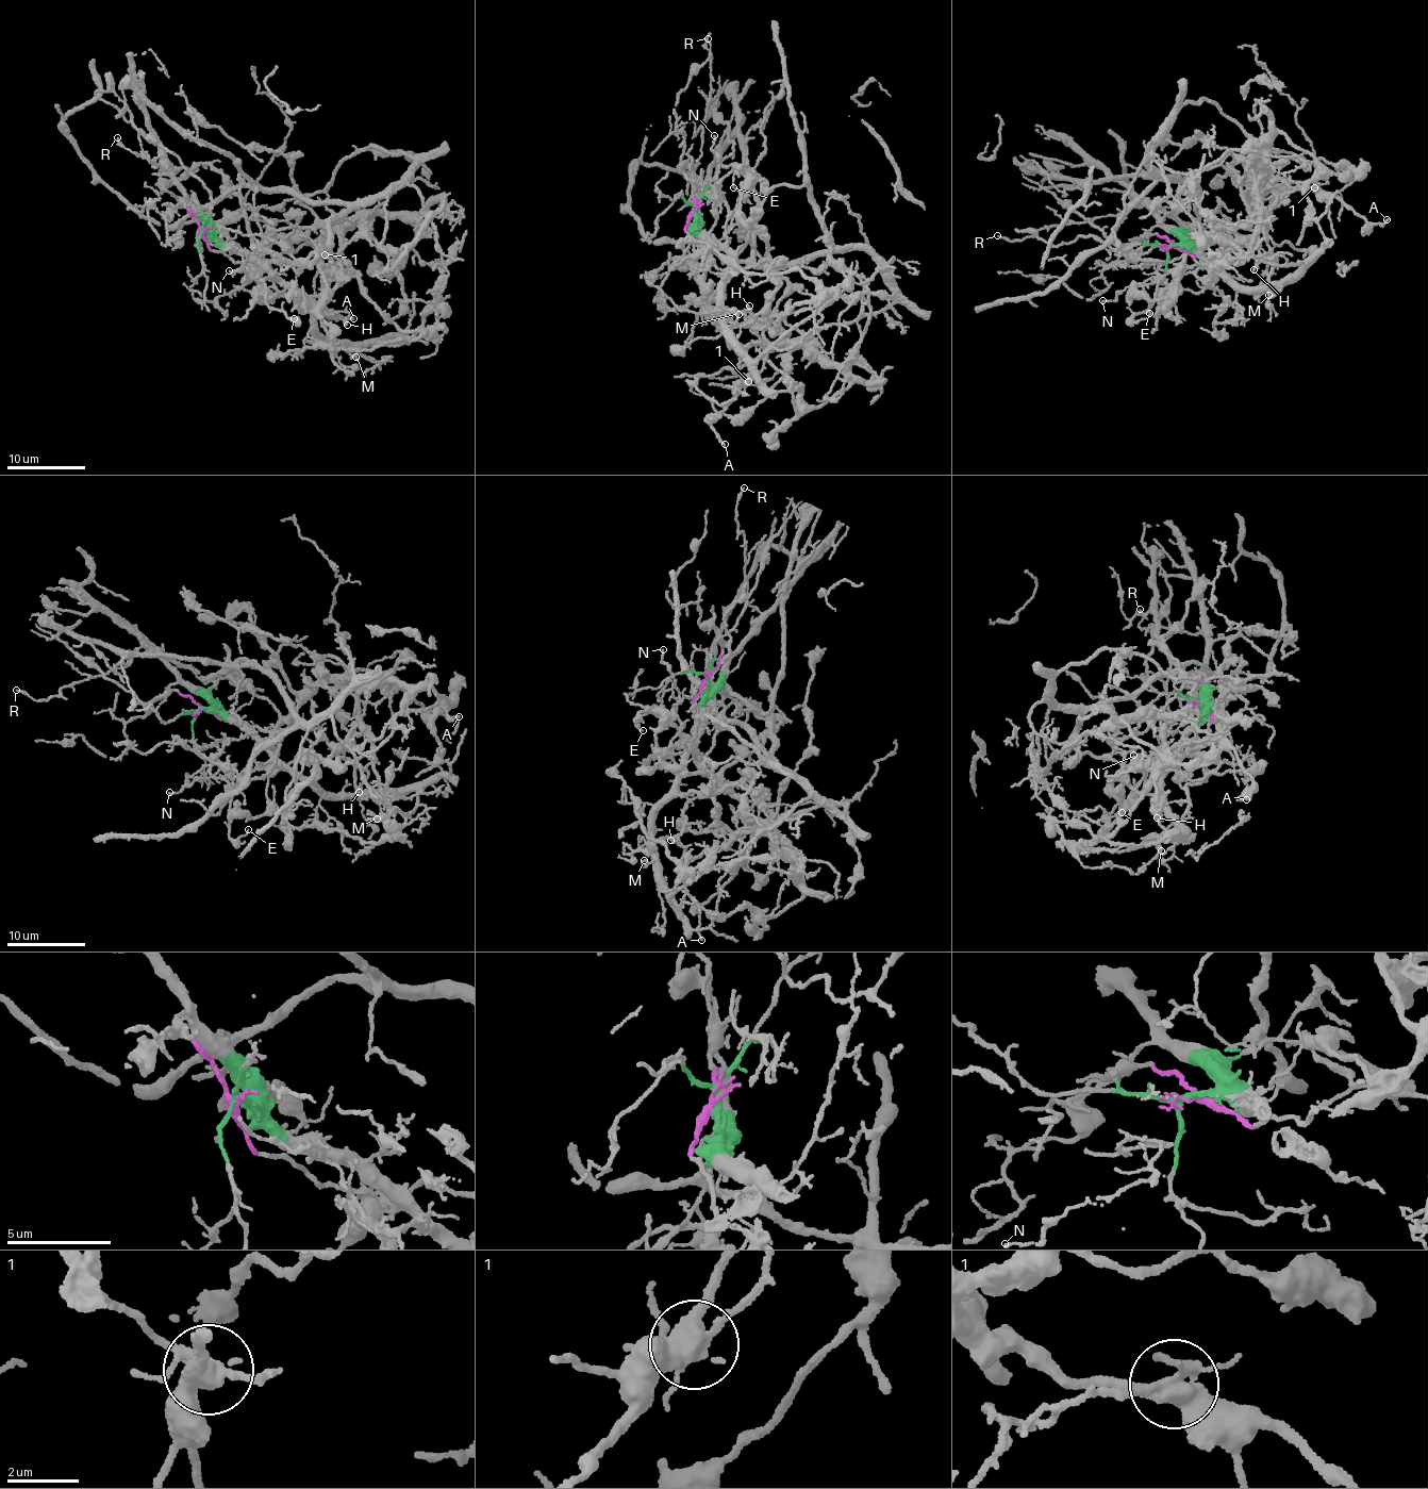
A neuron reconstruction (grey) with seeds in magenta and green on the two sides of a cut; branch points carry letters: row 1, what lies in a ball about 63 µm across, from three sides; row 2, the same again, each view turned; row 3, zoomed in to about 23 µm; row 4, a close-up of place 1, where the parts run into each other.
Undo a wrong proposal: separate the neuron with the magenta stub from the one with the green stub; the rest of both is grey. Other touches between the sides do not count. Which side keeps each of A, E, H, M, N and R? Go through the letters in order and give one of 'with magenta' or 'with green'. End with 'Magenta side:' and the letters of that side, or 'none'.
A: with magenta
E: with green
H: with green
M: with green
N: with green
R: with green
Magenta side: A

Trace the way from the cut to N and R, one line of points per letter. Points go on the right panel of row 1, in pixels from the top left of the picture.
N: (1171, 246), (1192, 247), (1200, 262), (1161, 281), (1157, 277), (1145, 285), (1126, 286), (1112, 300), (1101, 300)
R: (1171, 246), (1180, 240), (1134, 199), (1129, 209), (1114, 215), (1053, 225), (1010, 242), (997, 235)

